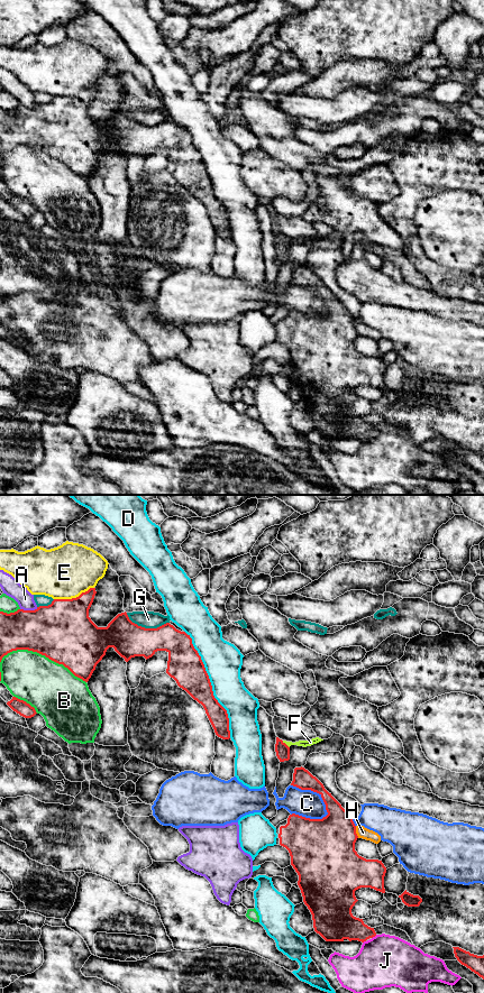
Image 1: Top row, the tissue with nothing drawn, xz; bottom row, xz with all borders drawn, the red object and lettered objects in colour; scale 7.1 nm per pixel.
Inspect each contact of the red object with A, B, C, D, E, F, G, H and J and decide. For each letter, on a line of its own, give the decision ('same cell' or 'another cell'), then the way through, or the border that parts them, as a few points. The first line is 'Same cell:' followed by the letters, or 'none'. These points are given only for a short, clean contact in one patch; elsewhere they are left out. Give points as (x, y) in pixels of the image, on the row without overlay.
Same cell: none
A: another cell
B: another cell
C: another cell
D: another cell
E: another cell
F: another cell; border xz (282, 238), (289, 245)
G: another cell
H: another cell
J: another cell

